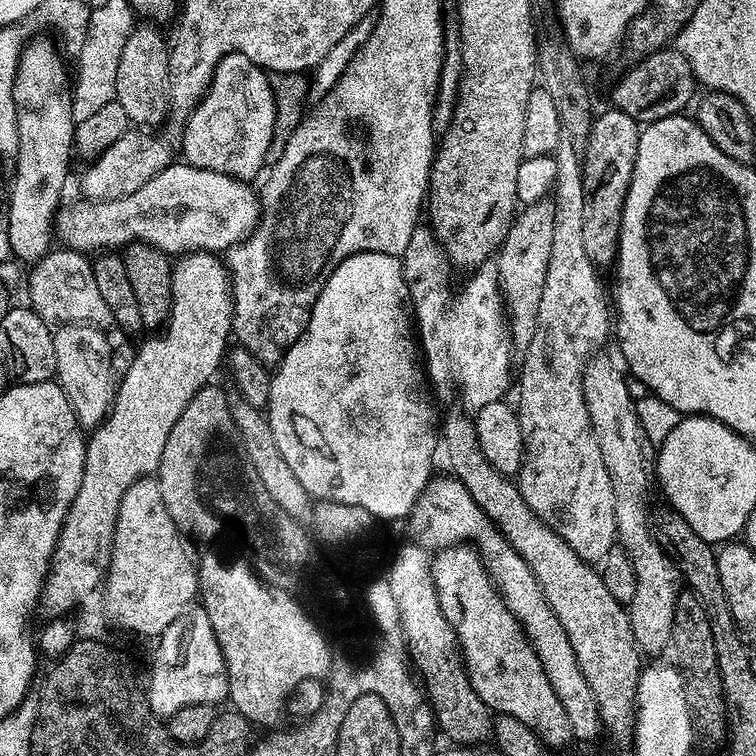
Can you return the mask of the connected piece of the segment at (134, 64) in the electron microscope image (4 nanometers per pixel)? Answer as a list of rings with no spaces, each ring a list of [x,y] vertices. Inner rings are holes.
[[[136,26],[126,38],[118,63],[117,90],[115,99],[126,110],[129,125],[140,130],[156,130],[170,116],[168,98],[169,41],[164,41],[161,29],[156,26]]]

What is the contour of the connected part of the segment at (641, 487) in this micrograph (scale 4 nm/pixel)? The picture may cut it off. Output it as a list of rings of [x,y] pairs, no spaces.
[[[604,354],[589,355],[584,366],[582,386],[586,410],[590,410],[592,429],[598,438],[598,446],[602,450],[602,458],[610,470],[614,486],[616,538],[636,571],[634,598],[626,606],[630,626],[641,653],[648,655],[649,652],[652,658],[656,658],[664,647],[667,649],[672,643],[674,614],[682,591],[680,565],[654,535],[650,516],[648,520],[648,512],[644,509],[648,504],[648,495],[652,492],[652,484],[654,488],[658,480],[657,445],[652,444],[650,438],[646,438],[646,430],[642,430],[636,400],[620,373],[621,365],[616,365],[608,356],[600,355]]]

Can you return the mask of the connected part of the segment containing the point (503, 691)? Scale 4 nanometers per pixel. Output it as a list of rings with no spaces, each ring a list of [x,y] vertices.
[[[468,542],[439,549],[432,556],[432,577],[442,614],[446,614],[446,622],[454,626],[454,634],[460,643],[468,677],[478,698],[482,698],[484,705],[493,713],[518,718],[518,722],[526,722],[526,726],[530,726],[530,730],[534,730],[536,737],[549,749],[564,748],[568,743],[573,743],[570,718],[566,718],[566,710],[562,710],[562,702],[552,689],[550,678],[544,673],[542,662],[525,636],[520,621],[514,618],[514,614],[500,596],[500,591],[493,584],[492,577],[488,575],[479,551]]]

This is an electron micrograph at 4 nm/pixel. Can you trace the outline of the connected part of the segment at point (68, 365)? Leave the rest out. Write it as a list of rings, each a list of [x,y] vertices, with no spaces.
[[[65,324],[54,332],[55,379],[62,386],[80,427],[95,430],[104,423],[104,417],[112,411],[116,398],[117,381],[112,381],[112,352],[108,340],[99,327],[86,324]]]

